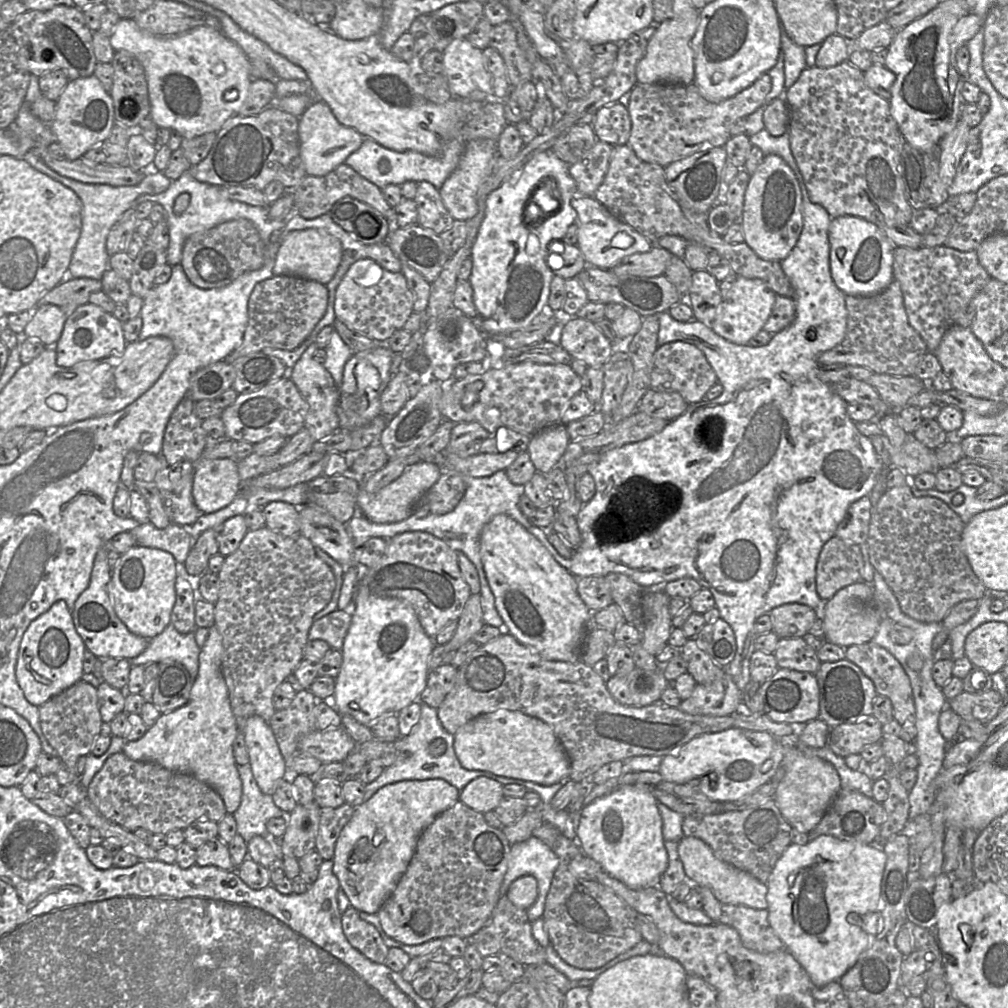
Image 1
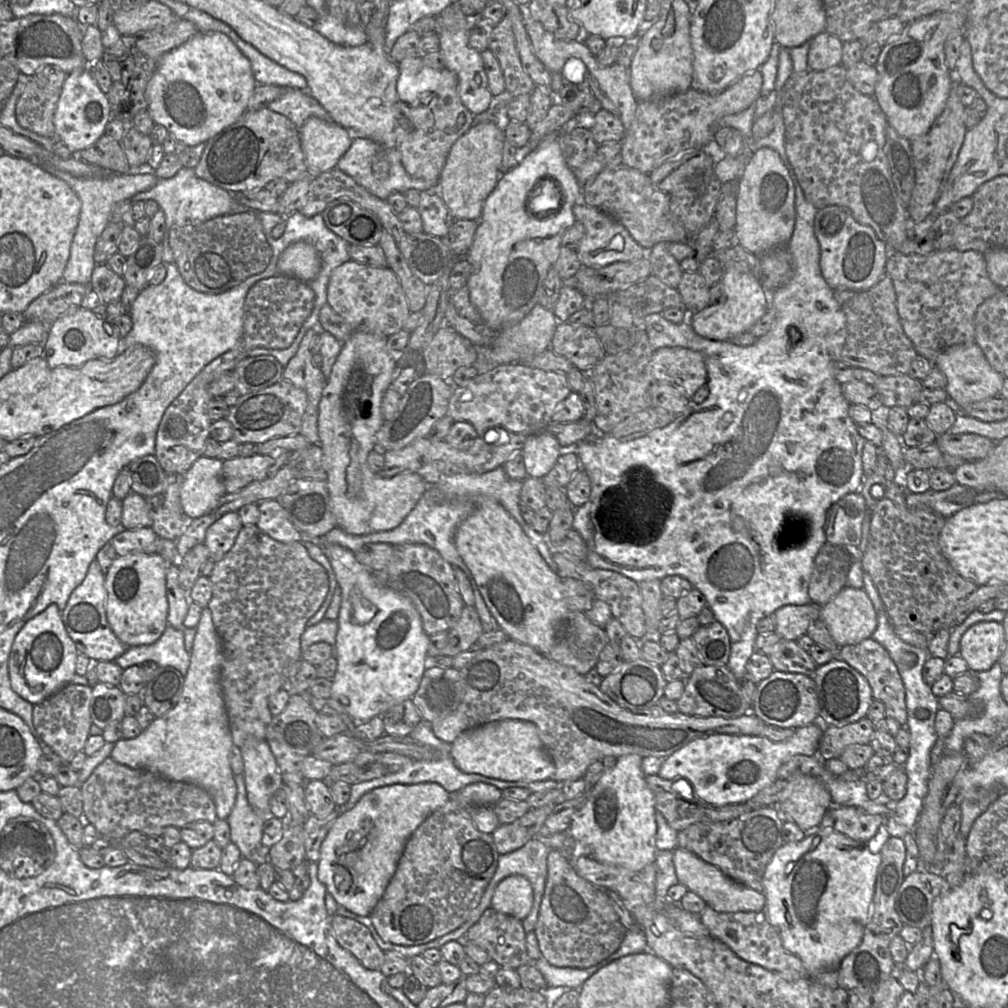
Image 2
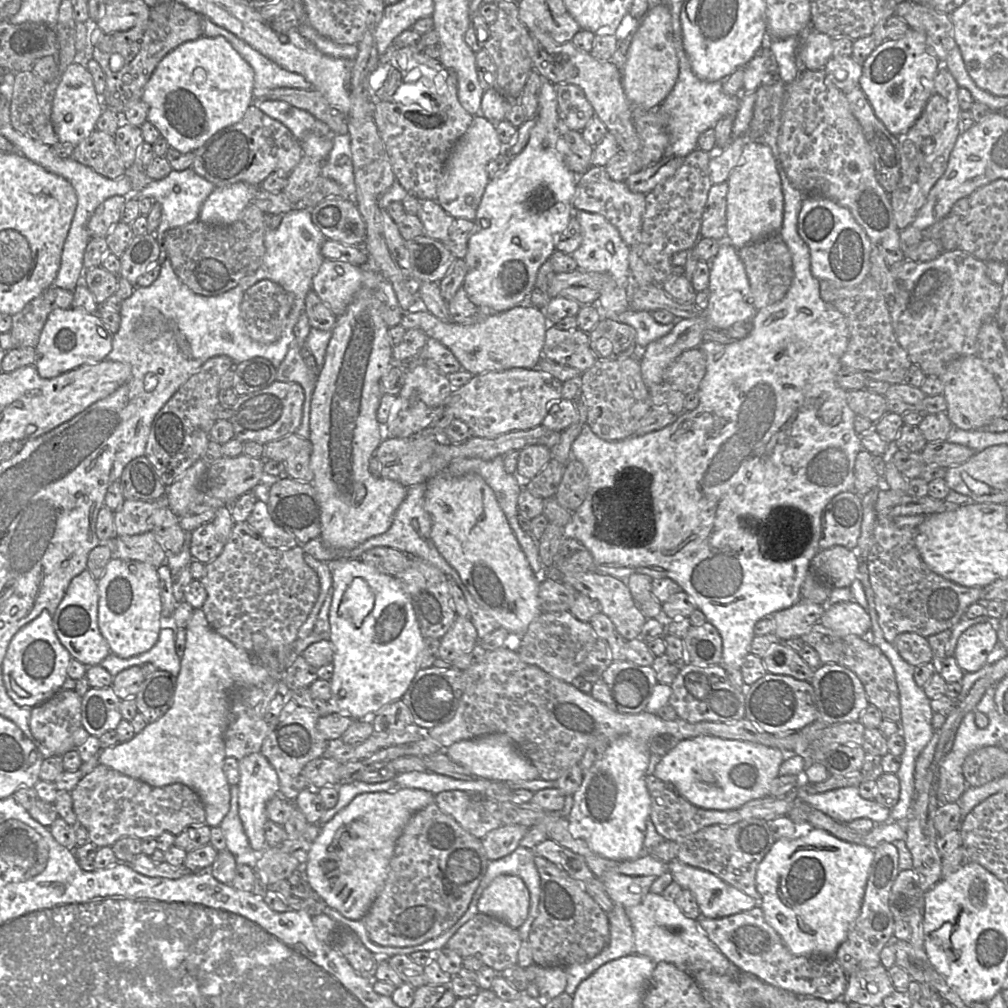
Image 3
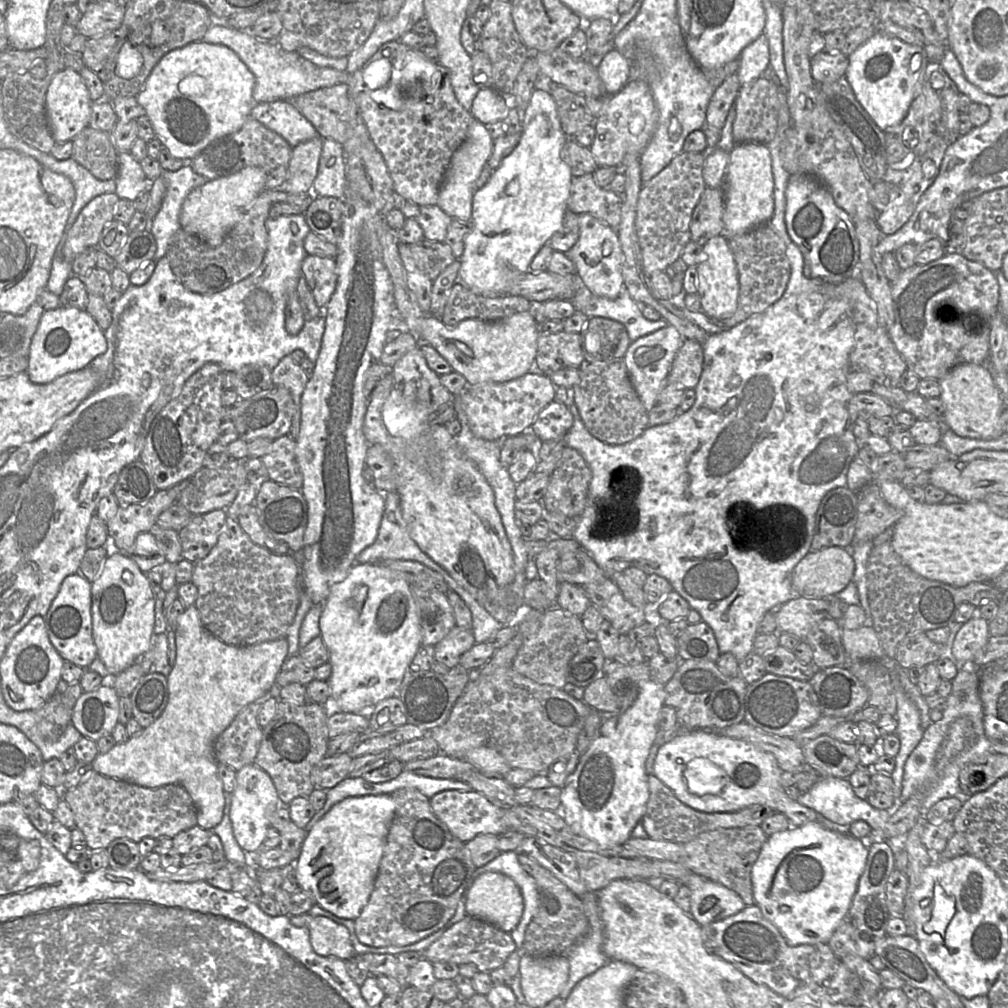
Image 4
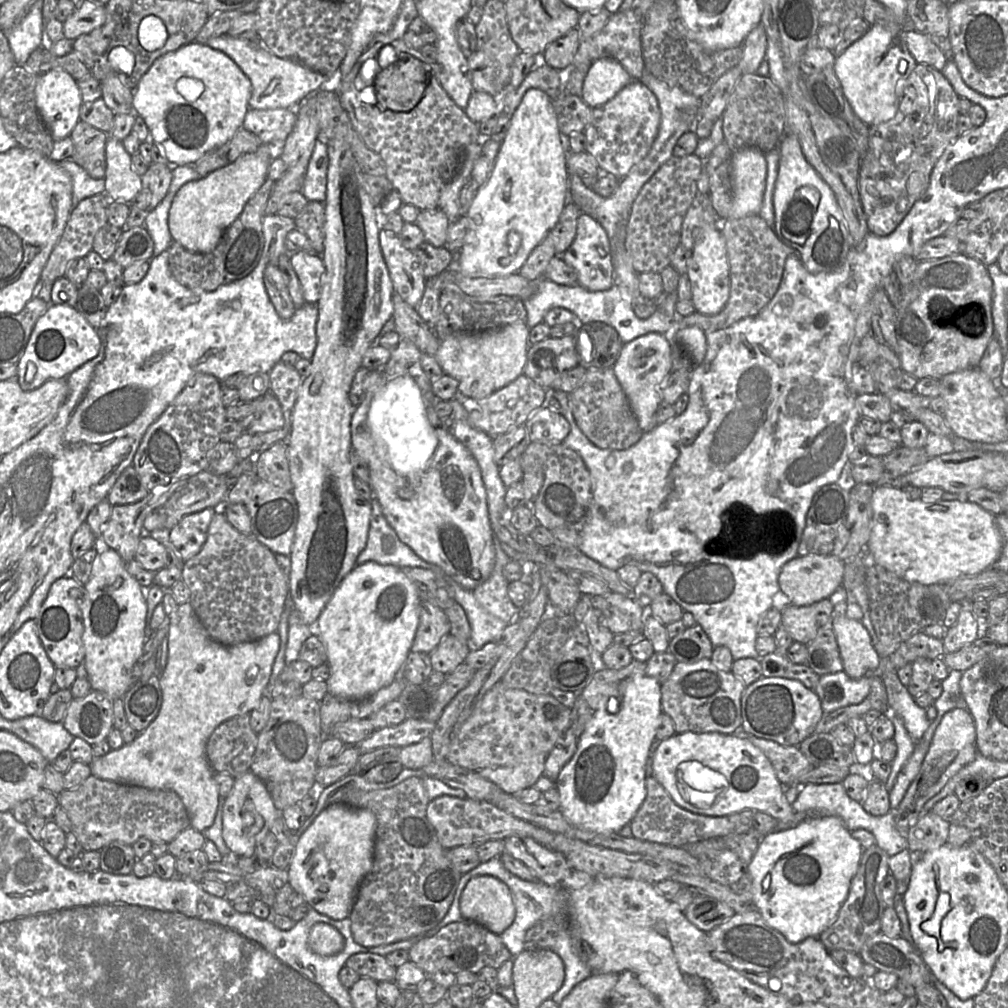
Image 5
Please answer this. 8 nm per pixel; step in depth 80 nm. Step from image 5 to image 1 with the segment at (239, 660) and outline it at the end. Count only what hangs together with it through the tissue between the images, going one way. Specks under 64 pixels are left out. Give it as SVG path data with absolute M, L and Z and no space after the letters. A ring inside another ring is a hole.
M216 625L208 629L208 636L199 654L199 670L188 702L175 711L161 715L142 738L127 742L123 753L134 761L151 762L170 771L189 774L214 788L222 797L227 813L234 814L242 798L242 781L234 758L234 741L239 728L232 712L227 685L222 674L222 638Z

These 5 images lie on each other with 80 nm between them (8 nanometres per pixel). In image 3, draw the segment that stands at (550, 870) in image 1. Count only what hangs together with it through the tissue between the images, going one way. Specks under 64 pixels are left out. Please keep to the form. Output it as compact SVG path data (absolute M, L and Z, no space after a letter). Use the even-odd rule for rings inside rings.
M520 846L511 854L490 861L487 872L476 890L482 894L489 884L500 875L515 875L524 881L530 893L530 907L525 922L518 928L522 941L528 939L530 929L539 911L541 879L535 865L536 856L534 849Z

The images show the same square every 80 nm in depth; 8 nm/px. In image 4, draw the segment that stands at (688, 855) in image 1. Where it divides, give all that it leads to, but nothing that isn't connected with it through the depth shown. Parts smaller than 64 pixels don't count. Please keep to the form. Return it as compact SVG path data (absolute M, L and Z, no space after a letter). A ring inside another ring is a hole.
M690 872L682 885L691 891L689 915L701 927L737 914L746 907L736 892L699 874Z

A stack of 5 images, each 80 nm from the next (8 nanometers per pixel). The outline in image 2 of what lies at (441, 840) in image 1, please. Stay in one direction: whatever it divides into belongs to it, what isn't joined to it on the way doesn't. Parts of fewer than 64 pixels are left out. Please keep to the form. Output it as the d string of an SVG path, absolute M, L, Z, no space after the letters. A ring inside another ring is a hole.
M449 800L407 841L395 874L370 915L377 933L393 944L420 945L456 930L481 901L499 857L492 834L479 831L466 807Z

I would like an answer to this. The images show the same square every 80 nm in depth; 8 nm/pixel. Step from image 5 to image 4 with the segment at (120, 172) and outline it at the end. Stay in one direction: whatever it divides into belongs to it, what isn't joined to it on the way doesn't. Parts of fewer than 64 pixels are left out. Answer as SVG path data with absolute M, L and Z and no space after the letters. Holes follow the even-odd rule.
M130 153L118 154L119 171L115 178L115 193L120 199L135 201L136 198L151 187L148 179L139 163Z

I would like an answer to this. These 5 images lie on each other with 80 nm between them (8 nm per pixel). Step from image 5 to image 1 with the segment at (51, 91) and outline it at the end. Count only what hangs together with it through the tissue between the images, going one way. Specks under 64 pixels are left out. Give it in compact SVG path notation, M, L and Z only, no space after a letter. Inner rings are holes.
M94 76L69 80L56 103L51 131L68 160L77 160L90 149L108 141L115 125L113 100Z

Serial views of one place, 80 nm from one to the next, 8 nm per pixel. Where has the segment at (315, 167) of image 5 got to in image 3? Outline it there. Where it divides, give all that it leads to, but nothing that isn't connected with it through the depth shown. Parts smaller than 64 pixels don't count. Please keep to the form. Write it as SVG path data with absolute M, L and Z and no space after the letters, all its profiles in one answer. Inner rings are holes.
M348 134L332 135L333 147L321 164L321 176L340 184L351 196L355 192L350 137Z

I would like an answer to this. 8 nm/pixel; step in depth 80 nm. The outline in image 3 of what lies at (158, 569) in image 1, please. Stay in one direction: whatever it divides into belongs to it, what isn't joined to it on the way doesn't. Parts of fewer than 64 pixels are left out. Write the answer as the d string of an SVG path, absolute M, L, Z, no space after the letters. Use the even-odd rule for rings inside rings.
M112 558L103 576L97 580L98 626L110 647L111 654L121 658L130 658L147 652L156 644L161 630L160 618L162 615L160 578L157 569L149 563Z

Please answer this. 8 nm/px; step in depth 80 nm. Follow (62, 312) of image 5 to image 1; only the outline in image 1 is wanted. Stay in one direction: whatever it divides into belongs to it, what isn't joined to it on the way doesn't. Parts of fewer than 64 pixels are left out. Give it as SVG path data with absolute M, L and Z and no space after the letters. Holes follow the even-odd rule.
M87 303L68 315L62 335L54 346L57 352L56 362L60 367L72 367L84 361L121 356L127 344L122 322L99 306Z

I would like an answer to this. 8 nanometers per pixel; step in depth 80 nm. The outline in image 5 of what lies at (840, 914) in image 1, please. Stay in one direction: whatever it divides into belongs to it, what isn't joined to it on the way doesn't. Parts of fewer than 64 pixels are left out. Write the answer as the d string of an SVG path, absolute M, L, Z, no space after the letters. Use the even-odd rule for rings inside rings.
M814 816L805 819L798 825L792 826L788 829L779 832L771 832L761 838L757 851L749 864L749 874L752 880L753 892L752 905L760 912L763 920L770 927L780 932L790 943L796 944L808 937L819 938L819 935L836 919L842 904L846 900L851 880L857 873L863 851L864 849L860 842L851 836L851 832L847 829L842 820L836 816Z

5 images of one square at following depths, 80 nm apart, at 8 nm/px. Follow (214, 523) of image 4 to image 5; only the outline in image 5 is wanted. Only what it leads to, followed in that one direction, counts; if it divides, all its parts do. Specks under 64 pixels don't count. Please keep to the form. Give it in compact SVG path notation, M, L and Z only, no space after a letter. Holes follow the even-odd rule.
M207 508L182 518L168 534L170 542L183 561L196 556L202 549L209 525L216 511Z

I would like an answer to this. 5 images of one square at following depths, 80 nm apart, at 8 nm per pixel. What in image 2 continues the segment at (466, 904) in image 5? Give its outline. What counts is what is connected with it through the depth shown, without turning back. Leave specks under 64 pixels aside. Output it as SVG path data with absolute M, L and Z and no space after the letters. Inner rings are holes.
M522 875L504 878L496 887L491 899L491 907L503 914L524 920L533 905L533 888Z

